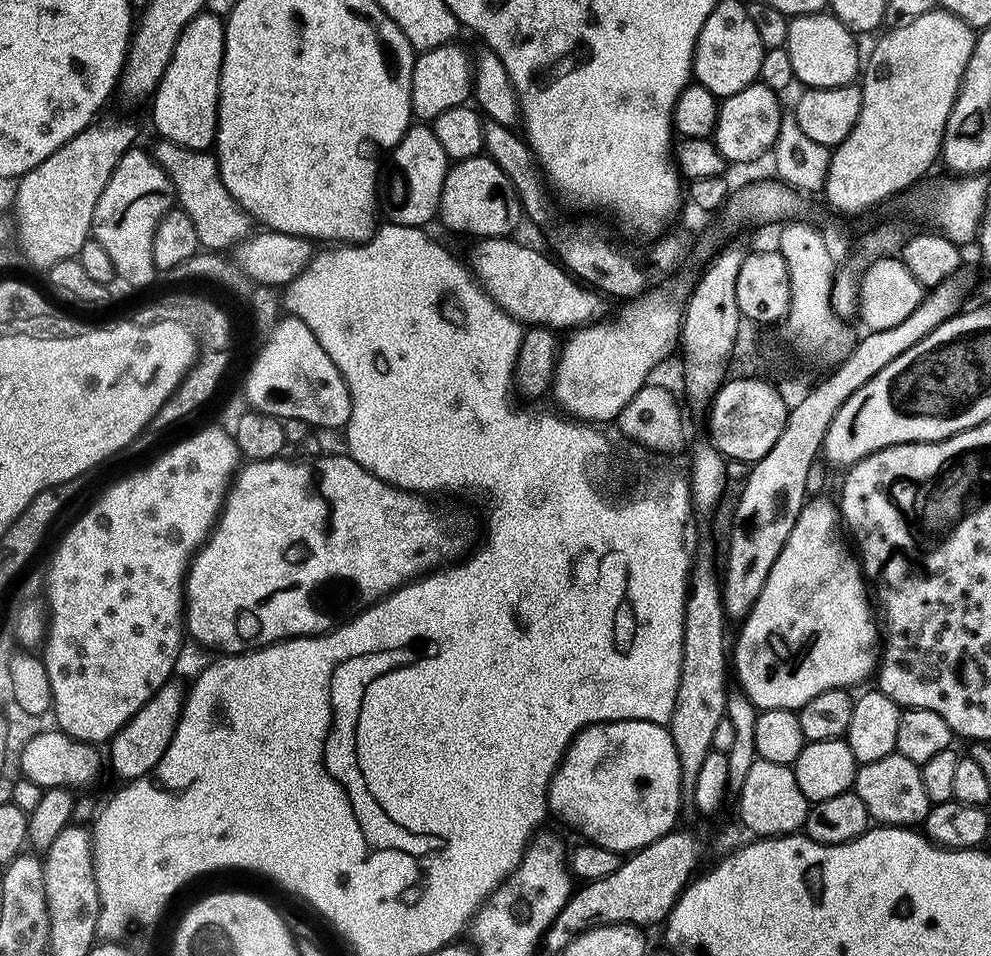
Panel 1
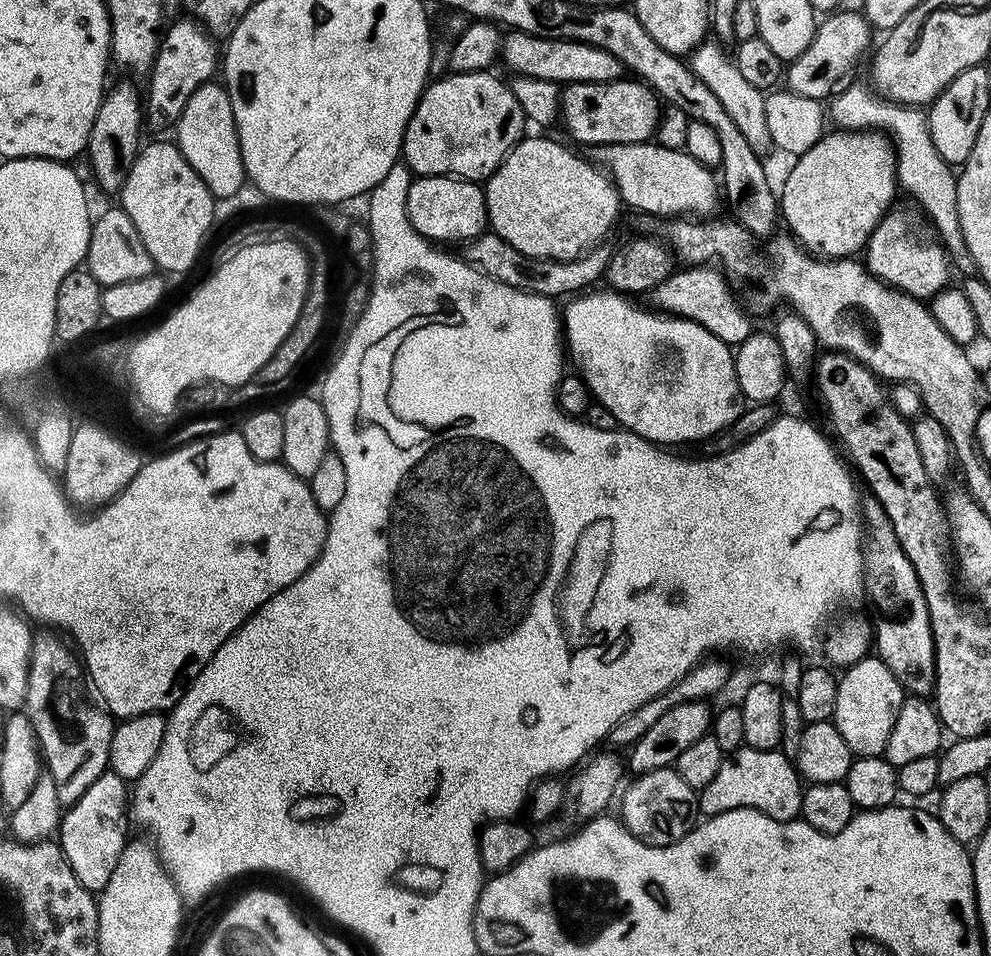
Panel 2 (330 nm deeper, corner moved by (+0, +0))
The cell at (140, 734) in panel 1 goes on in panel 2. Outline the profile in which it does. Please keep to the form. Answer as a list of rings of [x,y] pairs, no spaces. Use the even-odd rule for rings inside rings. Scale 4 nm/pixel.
[[[107,770],[82,794],[79,803],[63,813],[58,825],[58,843],[68,859],[69,866],[74,870],[80,885],[93,894],[104,891],[106,882],[110,882],[110,874],[114,874],[114,866],[124,849],[124,823],[128,820],[124,811],[127,808],[129,811],[129,785],[122,777]]]

